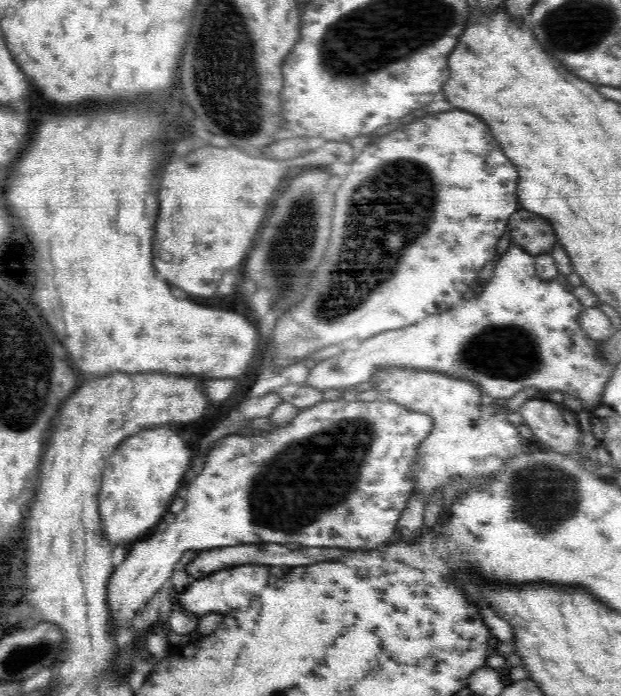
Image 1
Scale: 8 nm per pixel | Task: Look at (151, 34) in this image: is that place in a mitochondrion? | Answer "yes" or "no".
no

